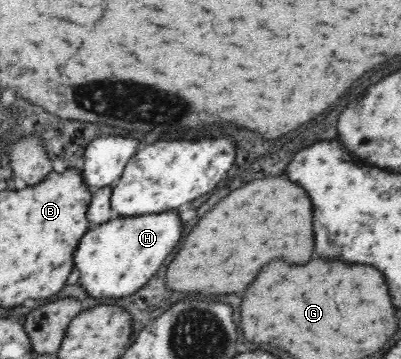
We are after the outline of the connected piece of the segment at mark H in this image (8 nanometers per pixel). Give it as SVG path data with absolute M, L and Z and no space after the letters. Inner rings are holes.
M178 211L148 213L134 217L114 216L82 237L74 263L80 269L80 283L90 297L126 297L144 287L162 267L182 239Z

